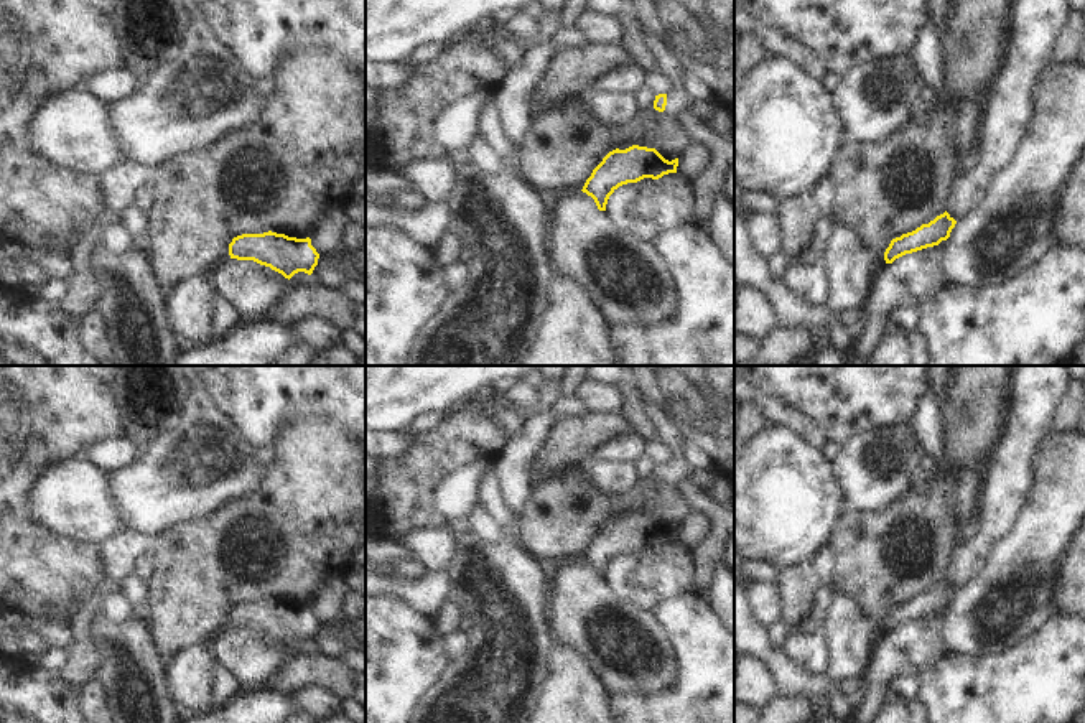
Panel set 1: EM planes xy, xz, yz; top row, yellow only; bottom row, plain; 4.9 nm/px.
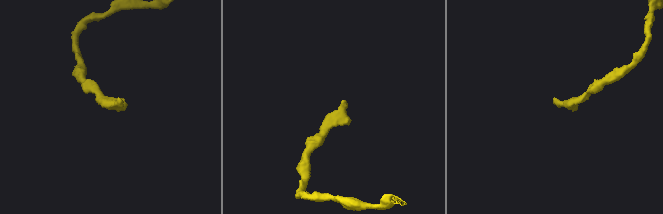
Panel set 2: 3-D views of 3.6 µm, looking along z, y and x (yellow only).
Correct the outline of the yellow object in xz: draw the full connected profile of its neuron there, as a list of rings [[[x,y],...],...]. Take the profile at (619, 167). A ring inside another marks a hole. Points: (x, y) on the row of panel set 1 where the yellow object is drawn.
[[[632,145],[626,150],[609,152],[593,170],[583,186],[599,211],[606,211],[609,196],[622,184],[637,183],[644,178],[659,180],[677,173],[678,158],[668,161],[655,148]]]

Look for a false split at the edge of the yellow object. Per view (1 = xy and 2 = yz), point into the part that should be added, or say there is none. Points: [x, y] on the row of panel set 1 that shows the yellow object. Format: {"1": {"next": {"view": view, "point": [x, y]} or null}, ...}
{"1": {"next": null}, "2": {"next": null}}

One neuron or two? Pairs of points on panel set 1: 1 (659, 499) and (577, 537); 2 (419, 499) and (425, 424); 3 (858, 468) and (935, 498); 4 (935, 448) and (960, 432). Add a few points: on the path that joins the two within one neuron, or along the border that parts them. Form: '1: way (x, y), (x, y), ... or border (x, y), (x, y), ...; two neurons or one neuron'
1: way (639, 501), (611, 504), (596, 517); one neuron
2: border (447, 415), (397, 458); two neurons
3: border (912, 493), (880, 513); two neurons
4: border (940, 412), (945, 460), (952, 468); two neurons

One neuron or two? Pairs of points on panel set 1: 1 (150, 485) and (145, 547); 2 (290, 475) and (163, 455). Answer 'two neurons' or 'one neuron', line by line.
1: two neurons
2: two neurons

